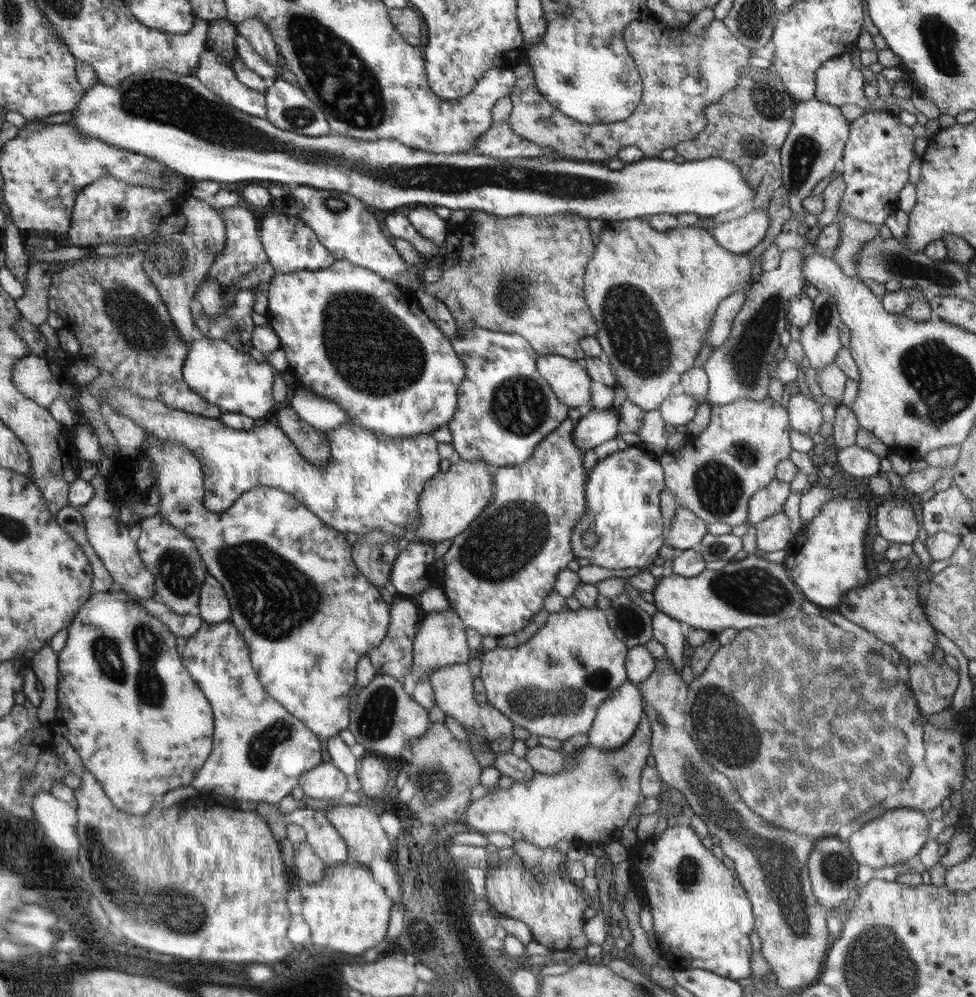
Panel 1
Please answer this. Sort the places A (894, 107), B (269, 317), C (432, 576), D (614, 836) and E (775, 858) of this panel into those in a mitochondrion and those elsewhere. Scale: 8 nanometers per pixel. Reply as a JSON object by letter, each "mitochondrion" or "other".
{"A":"other","B":"other","C":"other","D":"other","E":"mitochondrion"}

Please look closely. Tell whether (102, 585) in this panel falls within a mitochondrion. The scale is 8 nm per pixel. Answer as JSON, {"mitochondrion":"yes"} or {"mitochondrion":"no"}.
{"mitochondrion":"no"}

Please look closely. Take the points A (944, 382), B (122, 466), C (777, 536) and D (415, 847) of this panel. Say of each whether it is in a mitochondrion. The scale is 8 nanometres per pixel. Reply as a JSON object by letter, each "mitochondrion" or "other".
{"A":"mitochondrion","B":"other","C":"other","D":"other"}

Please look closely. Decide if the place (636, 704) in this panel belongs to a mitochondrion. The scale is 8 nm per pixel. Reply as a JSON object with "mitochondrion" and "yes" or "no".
{"mitochondrion":"no"}

